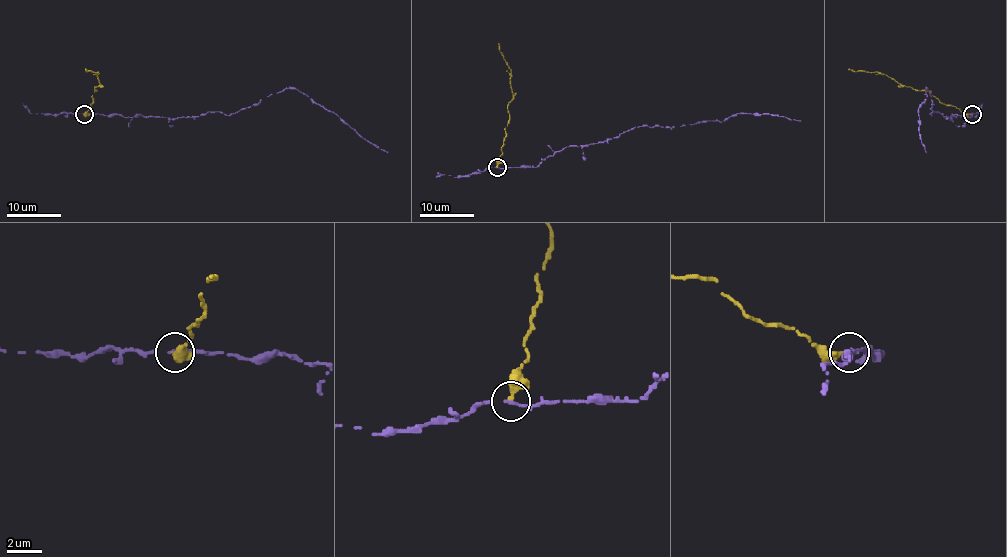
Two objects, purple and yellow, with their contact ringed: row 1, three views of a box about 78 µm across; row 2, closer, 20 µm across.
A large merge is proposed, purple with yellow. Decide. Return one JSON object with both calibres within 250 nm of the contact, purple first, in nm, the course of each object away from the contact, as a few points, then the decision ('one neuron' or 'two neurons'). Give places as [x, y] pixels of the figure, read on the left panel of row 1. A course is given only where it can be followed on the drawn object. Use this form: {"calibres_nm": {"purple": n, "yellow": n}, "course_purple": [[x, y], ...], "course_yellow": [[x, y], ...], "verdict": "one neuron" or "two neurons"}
{"calibres_nm": {"purple": 170, "yellow": 340}, "course_purple": [[83, 113], [170, 119], [212, 112], [231, 115], [256, 105], [268, 96], [295, 87], [388, 153]], "course_yellow": [[83, 113], [93, 101], [94, 89], [100, 85], [97, 71], [85, 68]], "verdict": "two neurons"}

